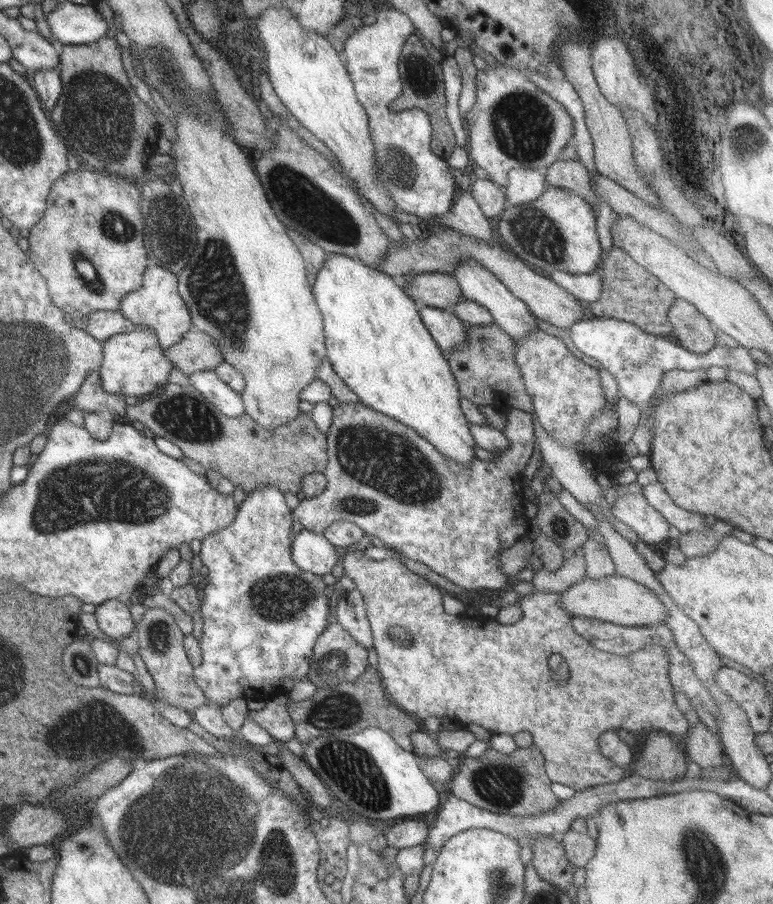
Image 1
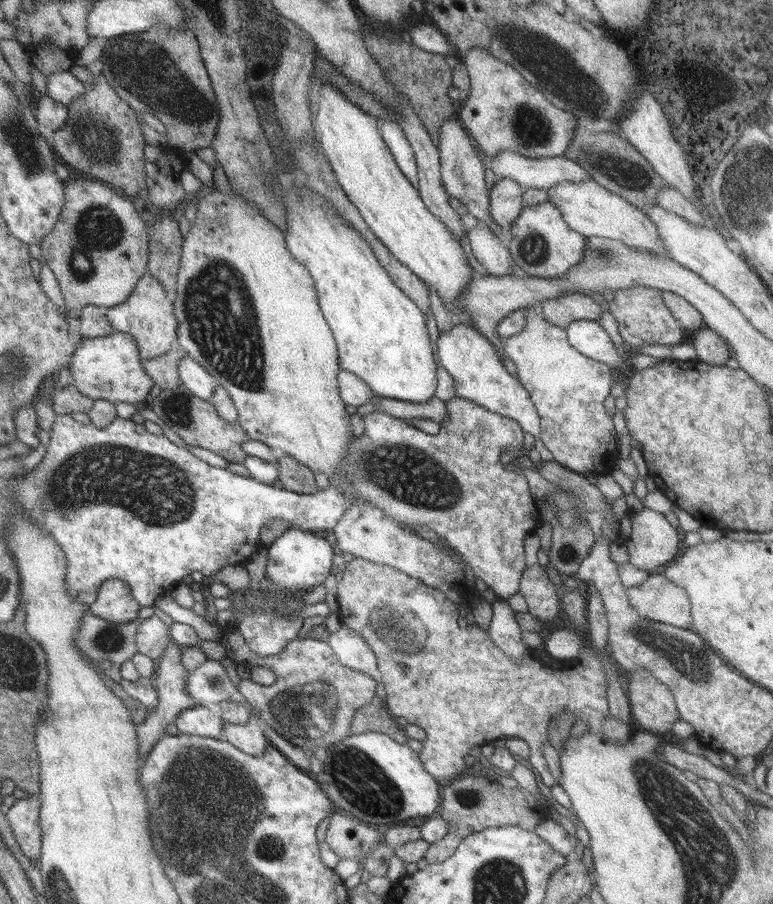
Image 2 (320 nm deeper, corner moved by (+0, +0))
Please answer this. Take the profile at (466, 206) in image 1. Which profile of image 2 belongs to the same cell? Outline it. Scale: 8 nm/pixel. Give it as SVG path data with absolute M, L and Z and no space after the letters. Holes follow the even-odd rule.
M482 223L467 233L474 258L486 268L490 276L508 276L513 272L511 252L502 245L498 235Z

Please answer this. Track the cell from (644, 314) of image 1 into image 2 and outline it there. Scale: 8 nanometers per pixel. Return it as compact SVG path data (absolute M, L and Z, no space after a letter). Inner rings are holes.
M630 286L614 291L614 299L606 305L615 320L623 342L629 350L648 344L676 345L682 339L684 328L663 301L661 290L650 286Z

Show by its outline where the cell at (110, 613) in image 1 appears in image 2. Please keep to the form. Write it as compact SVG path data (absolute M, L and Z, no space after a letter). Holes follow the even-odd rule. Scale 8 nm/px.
M106 580L97 593L98 599L88 609L94 616L112 624L130 624L138 620L141 606L122 580Z

